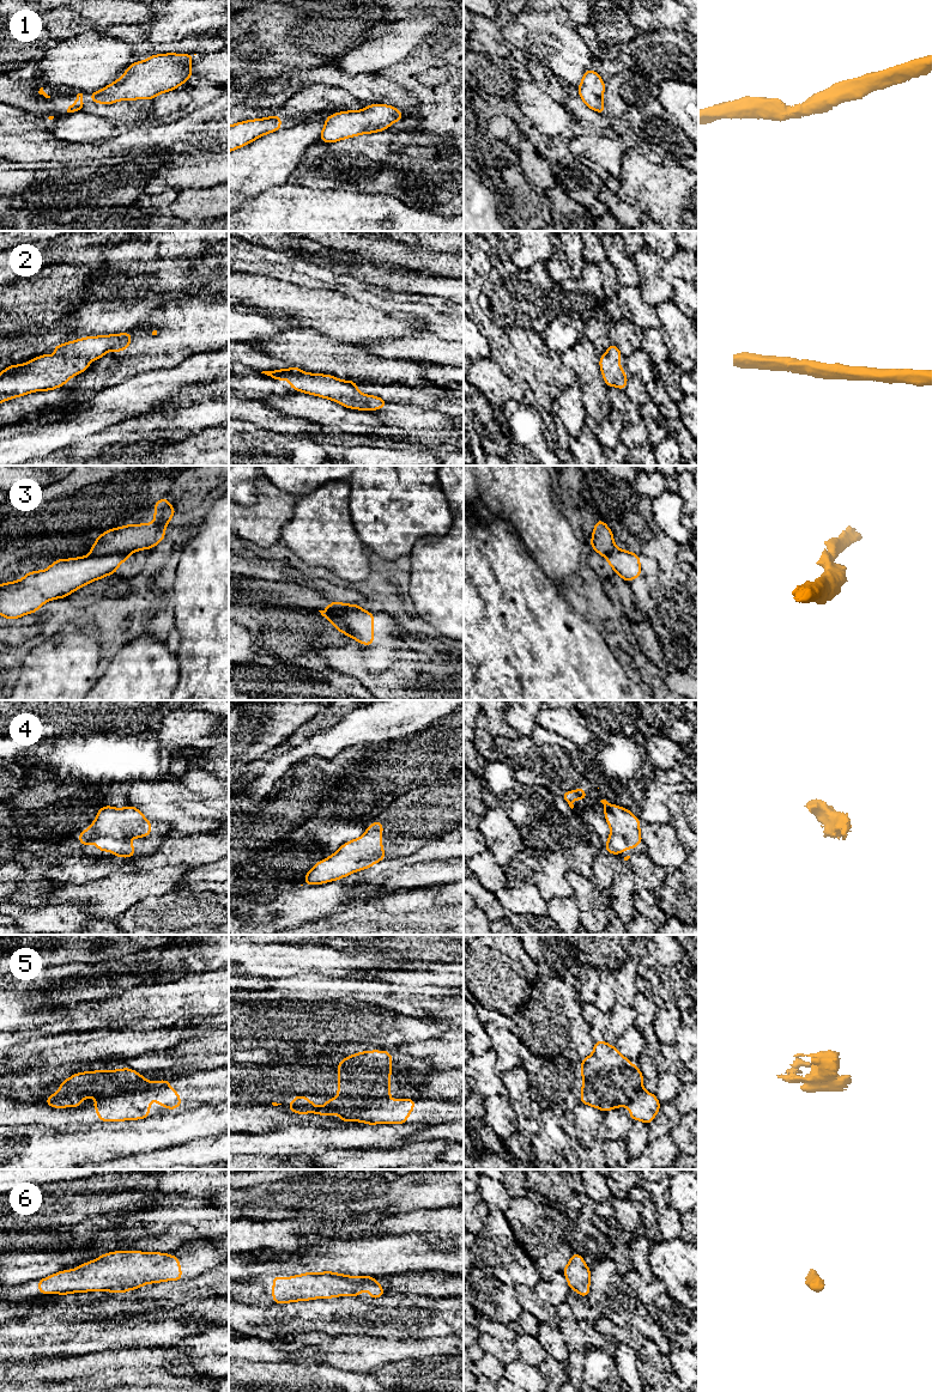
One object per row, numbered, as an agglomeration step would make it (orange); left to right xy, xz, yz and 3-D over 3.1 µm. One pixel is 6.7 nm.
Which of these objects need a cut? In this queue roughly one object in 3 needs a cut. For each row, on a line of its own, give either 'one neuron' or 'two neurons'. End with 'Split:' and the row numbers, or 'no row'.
1: one neuron
2: one neuron
3: two neurons
4: one neuron
5: two neurons
6: one neuron
Split: 3, 5

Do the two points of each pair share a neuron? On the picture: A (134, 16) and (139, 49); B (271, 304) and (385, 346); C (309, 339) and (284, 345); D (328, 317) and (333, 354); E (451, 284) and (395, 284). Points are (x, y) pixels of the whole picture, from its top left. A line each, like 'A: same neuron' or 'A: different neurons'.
A: different neurons
B: different neurons
C: same neuron
D: different neurons
E: same neuron

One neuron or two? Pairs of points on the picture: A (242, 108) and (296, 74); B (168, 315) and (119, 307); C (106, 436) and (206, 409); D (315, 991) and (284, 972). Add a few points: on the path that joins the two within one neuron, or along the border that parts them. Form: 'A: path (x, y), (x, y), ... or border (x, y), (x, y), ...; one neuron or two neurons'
A: path (258, 105), (271, 104), (289, 90); one neuron
B: border (165, 303), (151, 311); two neurons
C: path (131, 435), (146, 432), (158, 425), (181, 425); one neuron
D: border (319, 971), (307, 971), (290, 978); two neurons

